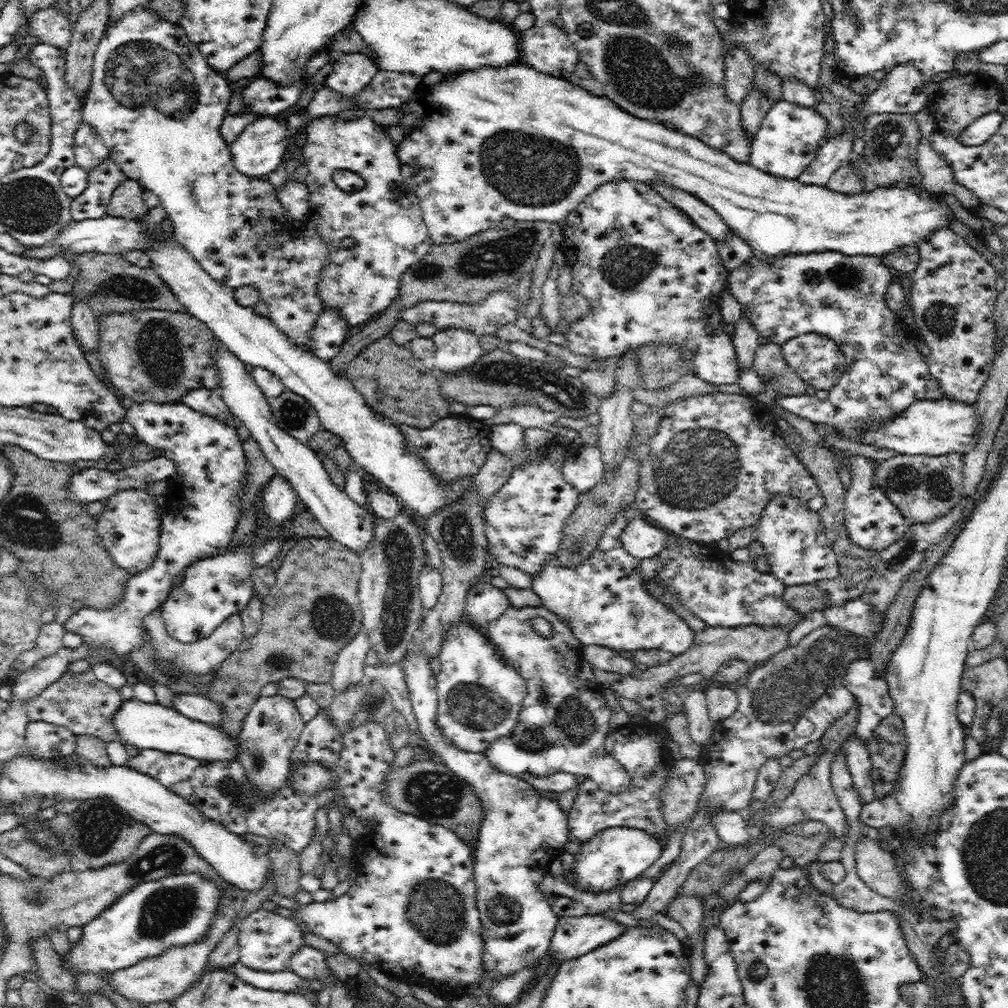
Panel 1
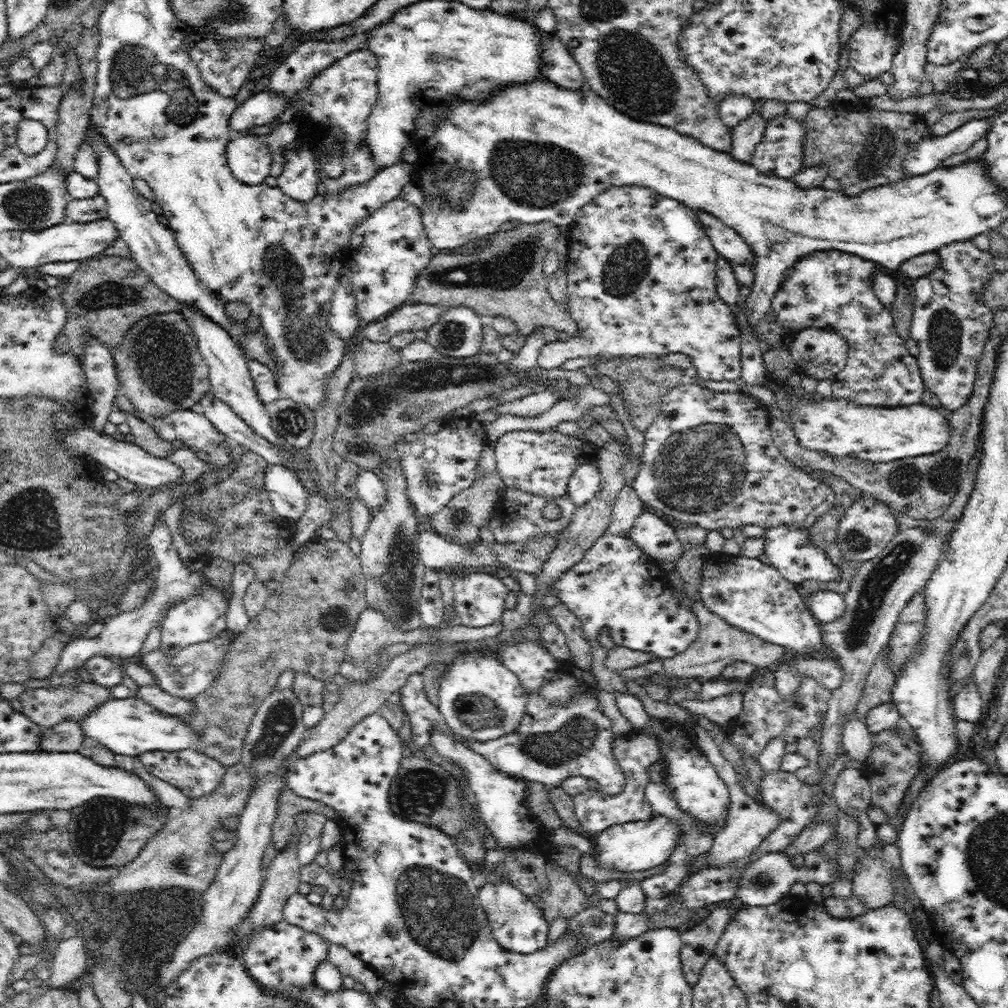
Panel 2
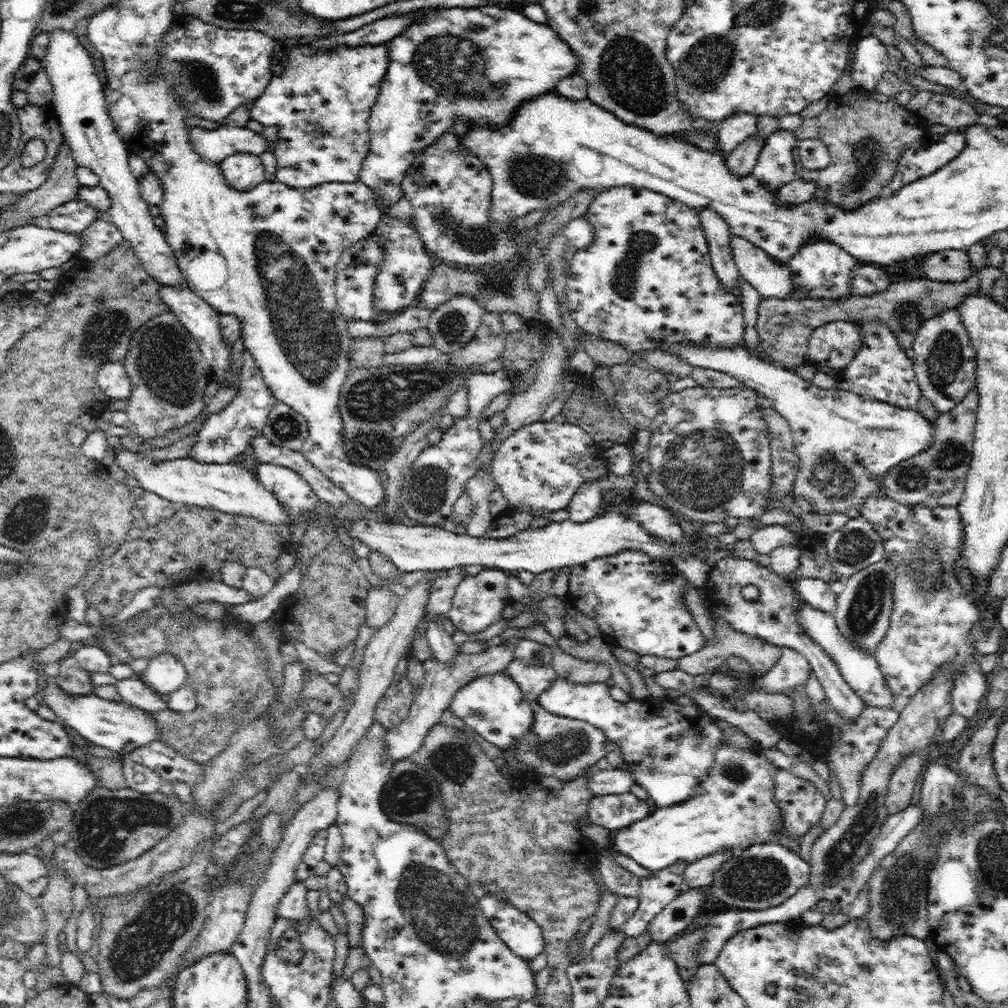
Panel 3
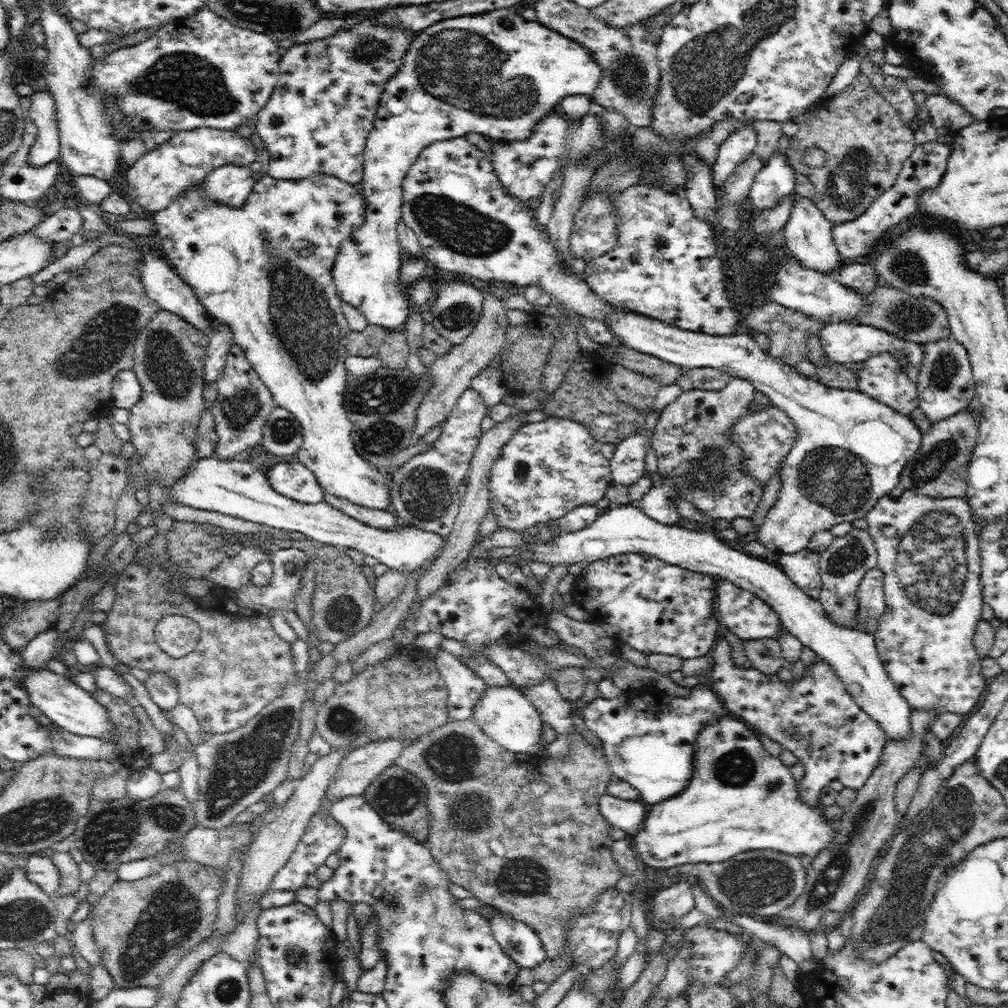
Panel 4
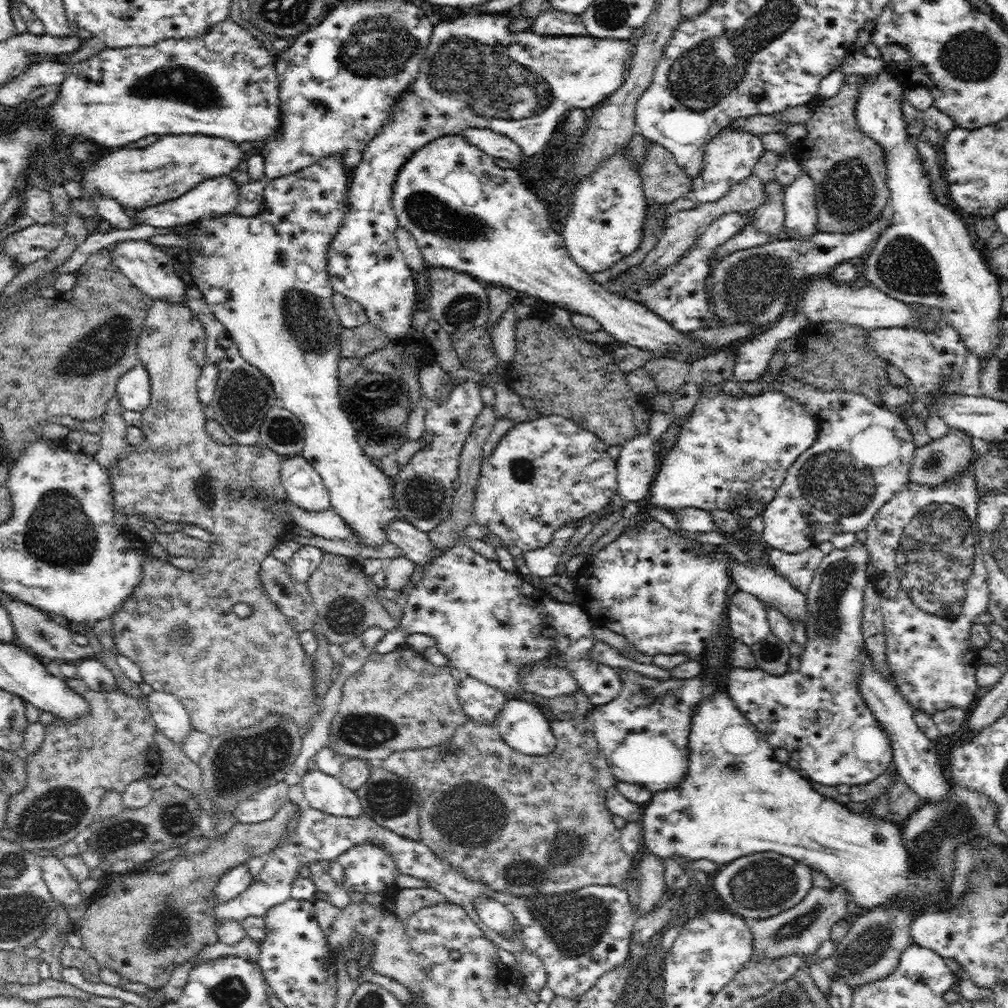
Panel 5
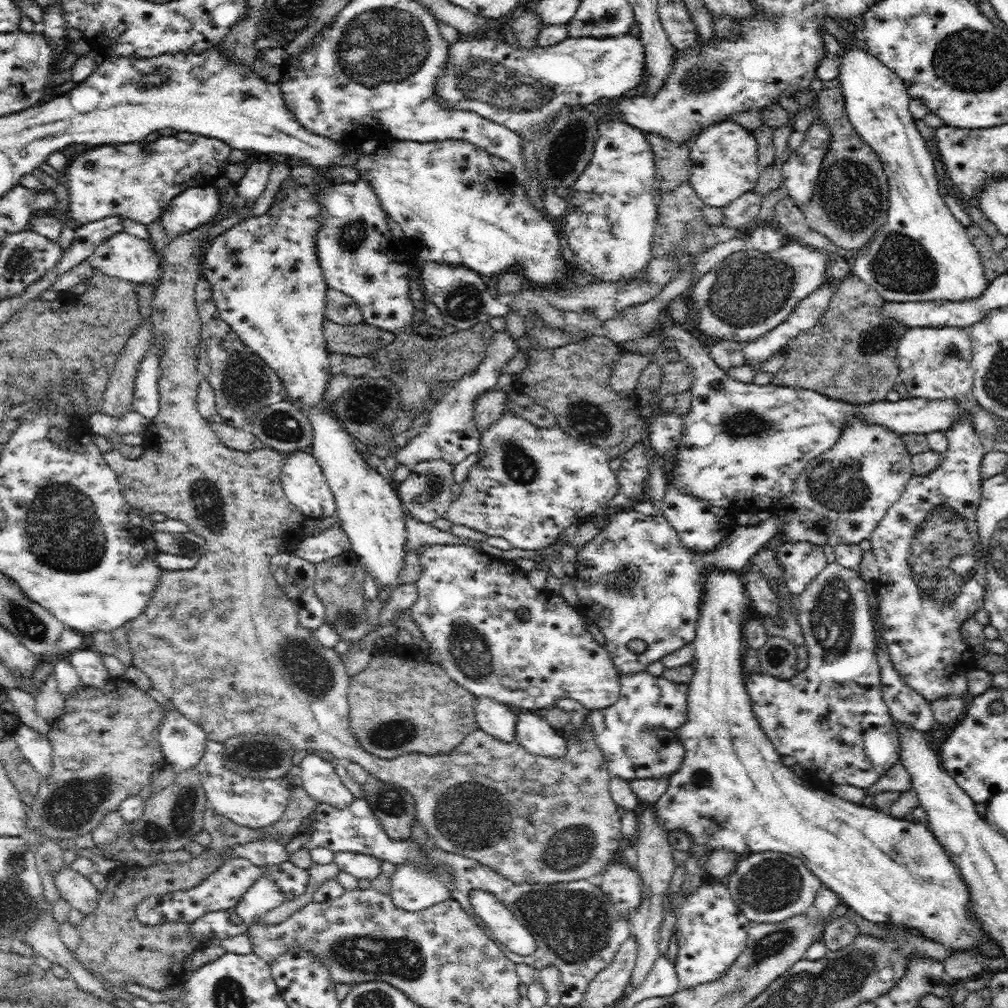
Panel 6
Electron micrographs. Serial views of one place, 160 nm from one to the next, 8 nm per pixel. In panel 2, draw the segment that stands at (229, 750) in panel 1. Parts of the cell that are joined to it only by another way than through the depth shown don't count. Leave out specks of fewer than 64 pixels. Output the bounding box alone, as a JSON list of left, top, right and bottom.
[81,695,197,757]

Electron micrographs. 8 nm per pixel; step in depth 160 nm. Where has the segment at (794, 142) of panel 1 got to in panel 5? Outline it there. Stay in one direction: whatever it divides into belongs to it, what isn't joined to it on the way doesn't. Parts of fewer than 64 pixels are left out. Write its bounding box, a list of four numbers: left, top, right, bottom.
[751,180,785,240]

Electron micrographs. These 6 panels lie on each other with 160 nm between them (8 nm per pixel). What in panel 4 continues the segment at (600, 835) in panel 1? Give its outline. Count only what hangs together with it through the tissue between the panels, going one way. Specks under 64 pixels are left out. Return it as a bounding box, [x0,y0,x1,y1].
[631,712,835,871]

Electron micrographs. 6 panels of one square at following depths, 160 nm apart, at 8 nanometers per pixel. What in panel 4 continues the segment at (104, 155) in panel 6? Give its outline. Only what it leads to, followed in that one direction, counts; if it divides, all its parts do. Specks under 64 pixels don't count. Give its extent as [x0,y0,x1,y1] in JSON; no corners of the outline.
[122,128,258,214]

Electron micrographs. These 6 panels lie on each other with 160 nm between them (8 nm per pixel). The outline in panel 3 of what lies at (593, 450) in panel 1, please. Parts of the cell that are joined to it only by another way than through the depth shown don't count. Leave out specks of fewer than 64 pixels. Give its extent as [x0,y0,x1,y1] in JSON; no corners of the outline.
[565,480,603,522]

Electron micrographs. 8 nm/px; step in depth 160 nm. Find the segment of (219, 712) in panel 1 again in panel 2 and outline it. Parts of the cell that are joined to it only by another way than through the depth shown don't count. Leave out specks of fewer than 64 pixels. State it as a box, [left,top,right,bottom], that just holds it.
[132,683,195,717]

